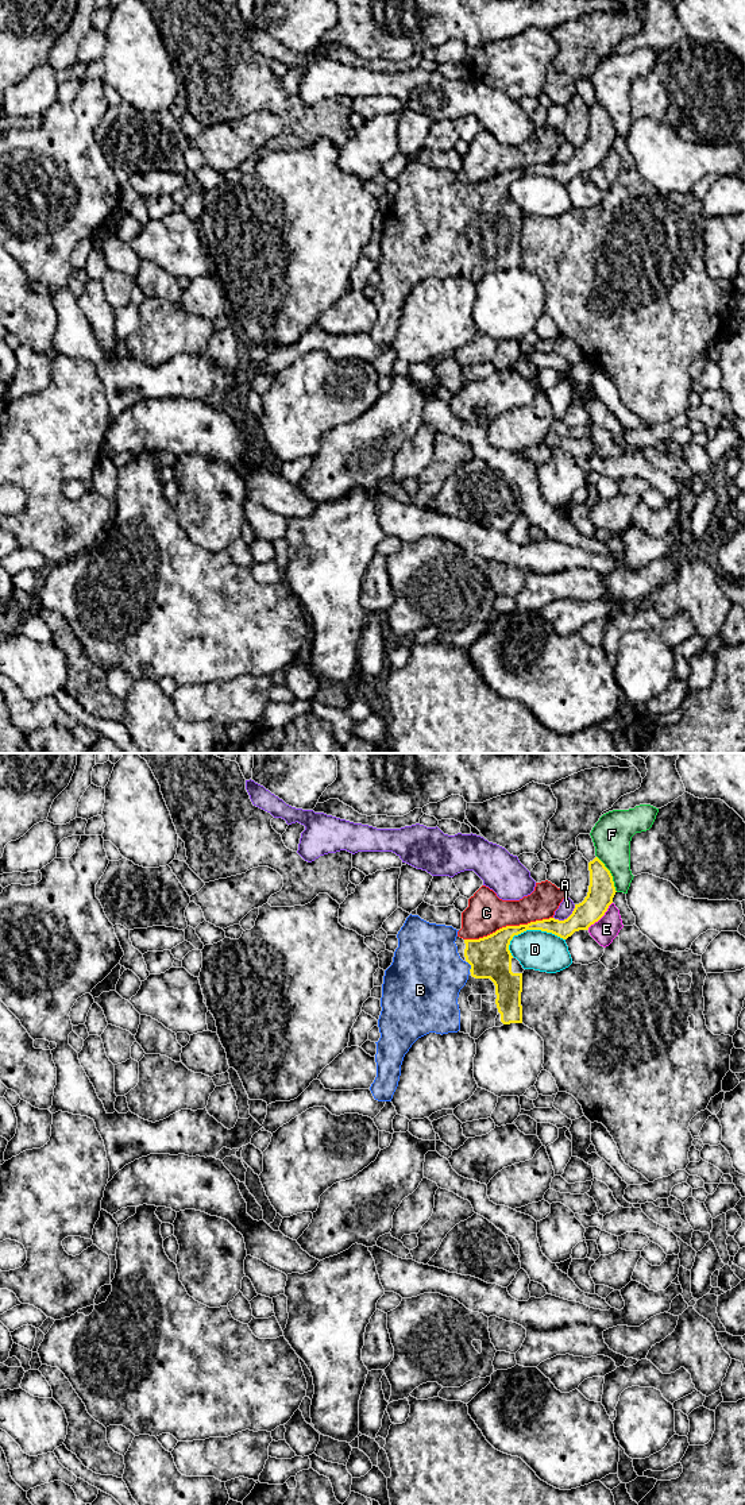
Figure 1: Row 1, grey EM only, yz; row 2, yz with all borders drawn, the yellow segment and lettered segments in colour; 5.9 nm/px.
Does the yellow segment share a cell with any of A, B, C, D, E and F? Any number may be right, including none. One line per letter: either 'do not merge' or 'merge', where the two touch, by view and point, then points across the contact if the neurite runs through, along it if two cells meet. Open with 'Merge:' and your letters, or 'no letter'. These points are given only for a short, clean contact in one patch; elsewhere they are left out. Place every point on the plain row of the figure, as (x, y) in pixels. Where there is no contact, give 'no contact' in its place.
Merge: B
A: do not merge | yz (567, 162)
B: merge | yz (471, 211)
C: do not merge | yz (508, 170)
D: do not merge | yz (532, 173)
E: do not merge | yz (601, 161) | along yz (612, 146), (608, 154), (587, 173)
F: do not merge | yz (610, 118)

